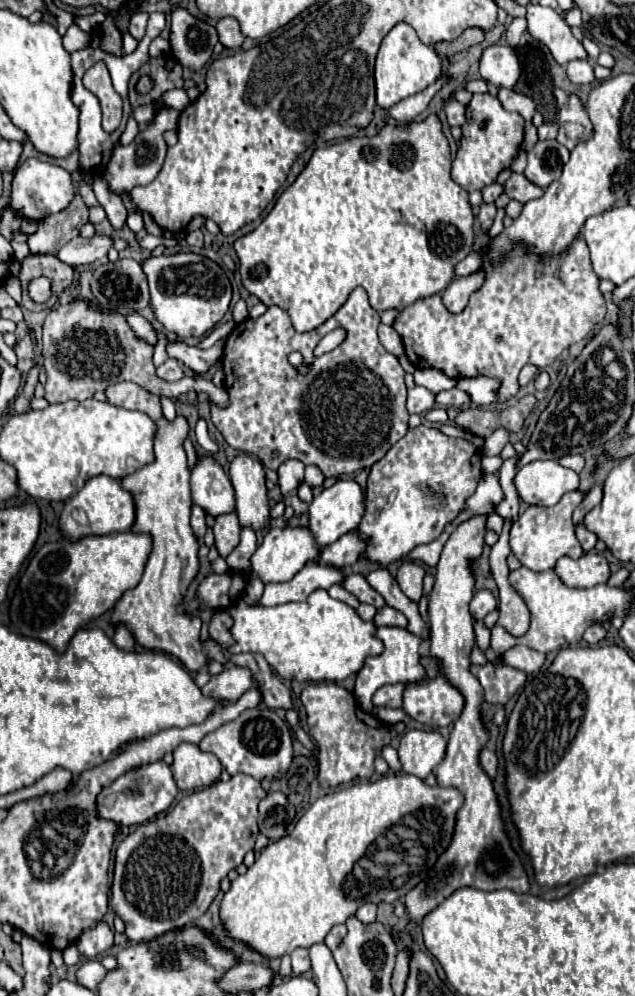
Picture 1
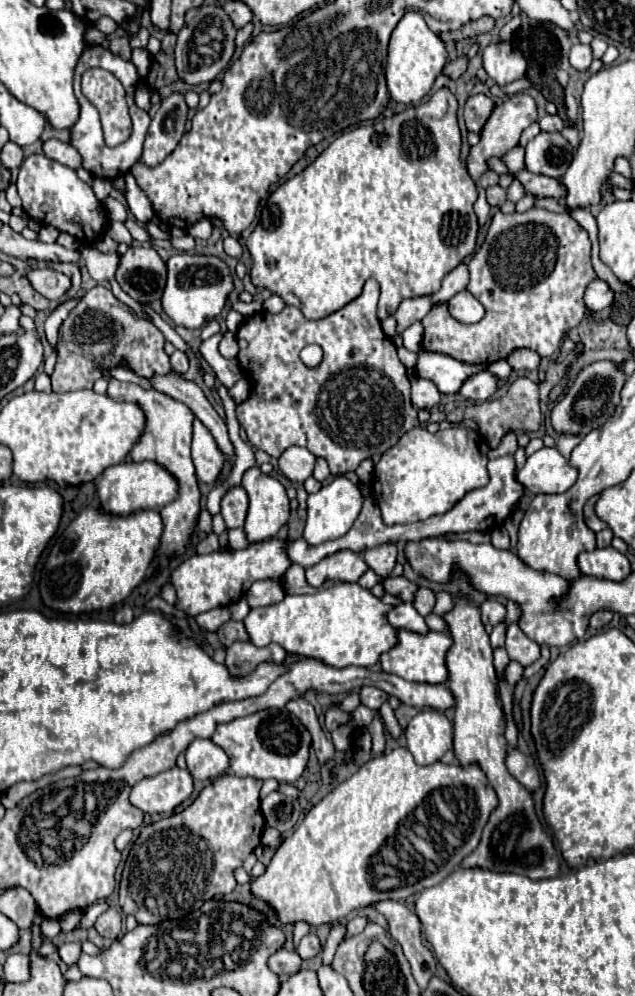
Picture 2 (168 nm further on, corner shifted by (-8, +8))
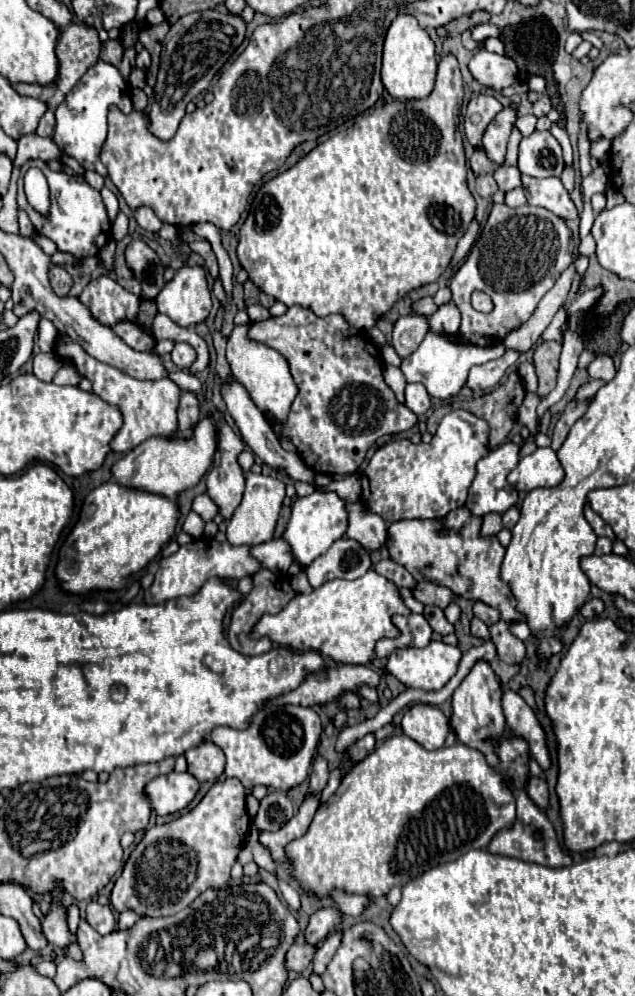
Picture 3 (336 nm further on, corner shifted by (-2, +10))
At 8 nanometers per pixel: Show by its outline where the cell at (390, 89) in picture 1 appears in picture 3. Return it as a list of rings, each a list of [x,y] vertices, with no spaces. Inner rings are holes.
[[[398,14],[384,40],[384,56],[382,56],[382,82],[386,90],[398,100],[414,100],[426,98],[436,80],[436,48],[430,36],[418,26],[416,18],[410,14]]]

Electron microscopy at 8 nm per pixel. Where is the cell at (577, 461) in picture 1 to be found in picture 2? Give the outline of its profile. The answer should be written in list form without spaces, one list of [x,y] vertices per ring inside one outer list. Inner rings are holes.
[[[560,436],[560,440],[558,440],[558,450],[562,452],[564,458],[570,458],[572,450],[574,450],[578,444],[580,444],[580,438],[578,438],[578,436]]]

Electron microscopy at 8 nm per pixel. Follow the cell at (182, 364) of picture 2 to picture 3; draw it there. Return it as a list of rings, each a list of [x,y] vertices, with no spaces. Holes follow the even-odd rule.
[[[178,342],[174,346],[174,350],[172,350],[172,360],[180,368],[190,368],[194,364],[194,360],[196,360],[196,350],[190,344]]]

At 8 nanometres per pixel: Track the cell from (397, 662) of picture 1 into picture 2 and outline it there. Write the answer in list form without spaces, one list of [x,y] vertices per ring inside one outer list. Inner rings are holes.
[[[398,630],[398,644],[384,652],[380,656],[382,670],[388,674],[396,674],[404,680],[414,680],[414,682],[430,682],[430,684],[440,684],[446,682],[448,670],[446,670],[446,652],[452,646],[452,638],[446,632],[410,632],[410,630]]]

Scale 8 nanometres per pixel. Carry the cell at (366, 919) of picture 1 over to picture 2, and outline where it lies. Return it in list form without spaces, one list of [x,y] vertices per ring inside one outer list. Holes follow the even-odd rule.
[[[354,916],[354,918],[350,918],[348,924],[346,924],[346,928],[348,928],[348,934],[346,934],[346,936],[360,934],[368,922],[370,922],[370,920],[368,920],[366,916]]]

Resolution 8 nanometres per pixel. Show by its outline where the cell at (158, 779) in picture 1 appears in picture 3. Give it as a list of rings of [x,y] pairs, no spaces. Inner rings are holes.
[[[170,772],[156,776],[148,786],[146,794],[152,804],[152,810],[158,816],[168,816],[184,810],[200,790],[200,782],[188,772]]]

